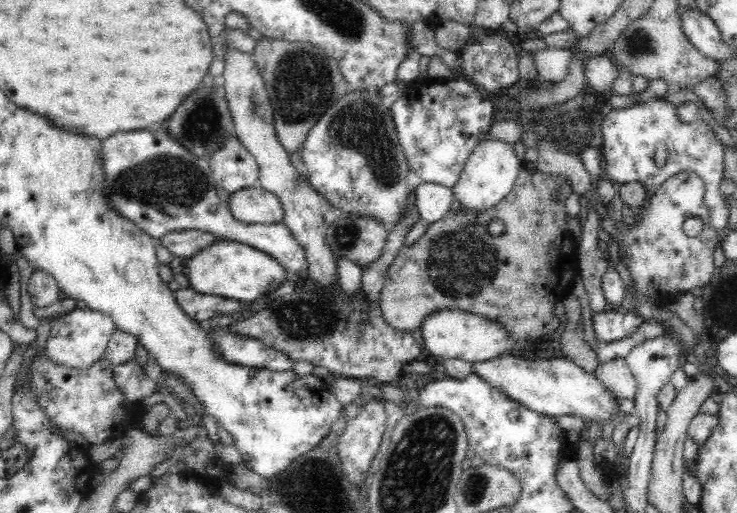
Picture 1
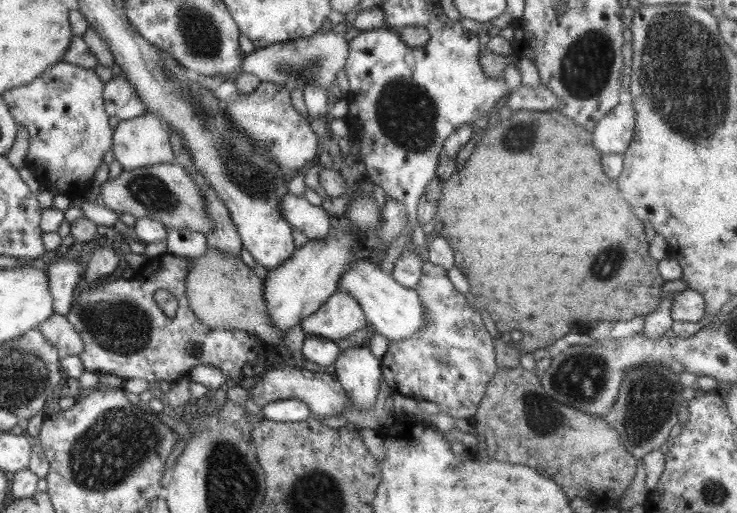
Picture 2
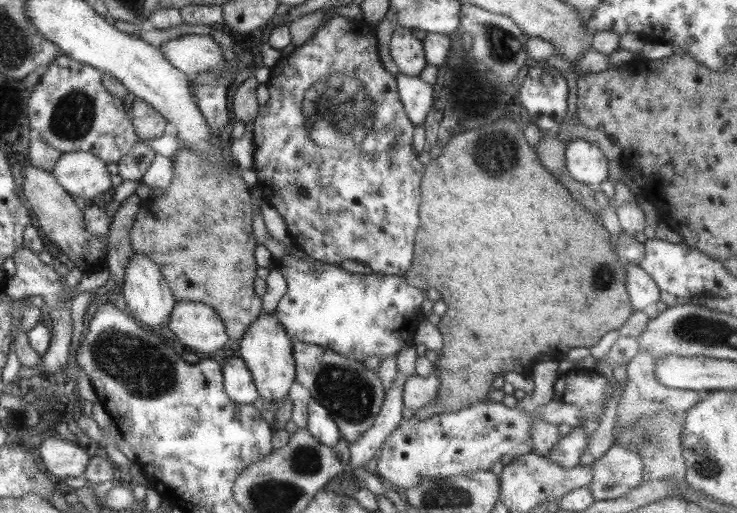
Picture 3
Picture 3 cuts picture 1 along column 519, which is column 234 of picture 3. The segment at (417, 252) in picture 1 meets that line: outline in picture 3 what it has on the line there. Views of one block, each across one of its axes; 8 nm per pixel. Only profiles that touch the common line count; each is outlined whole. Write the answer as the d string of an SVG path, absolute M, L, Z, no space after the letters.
M182 148L172 159L170 184L162 190L161 196L152 195L147 204L143 204L143 210L137 211L129 233L131 250L145 256L157 266L177 301L200 302L217 313L232 346L241 340L249 324L262 313L261 298L253 293L257 268L253 249L257 241L251 229L252 204L249 195L240 172L215 173L202 157Z

